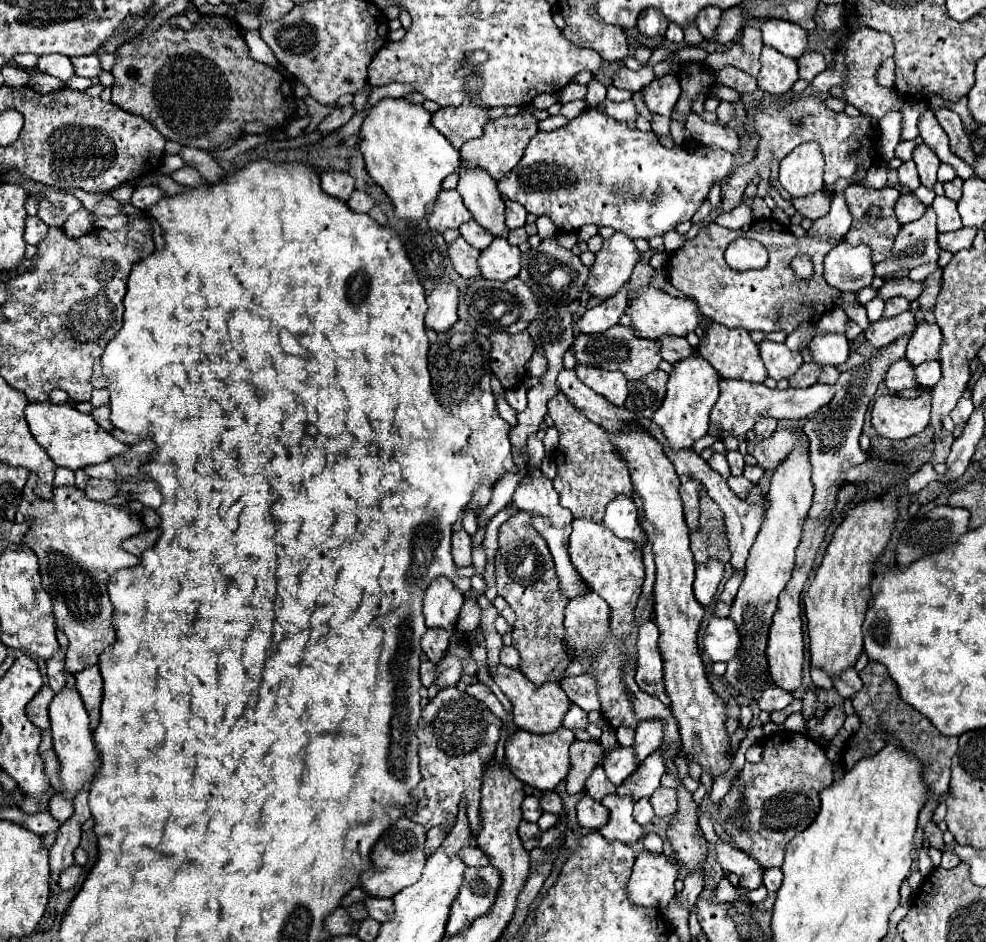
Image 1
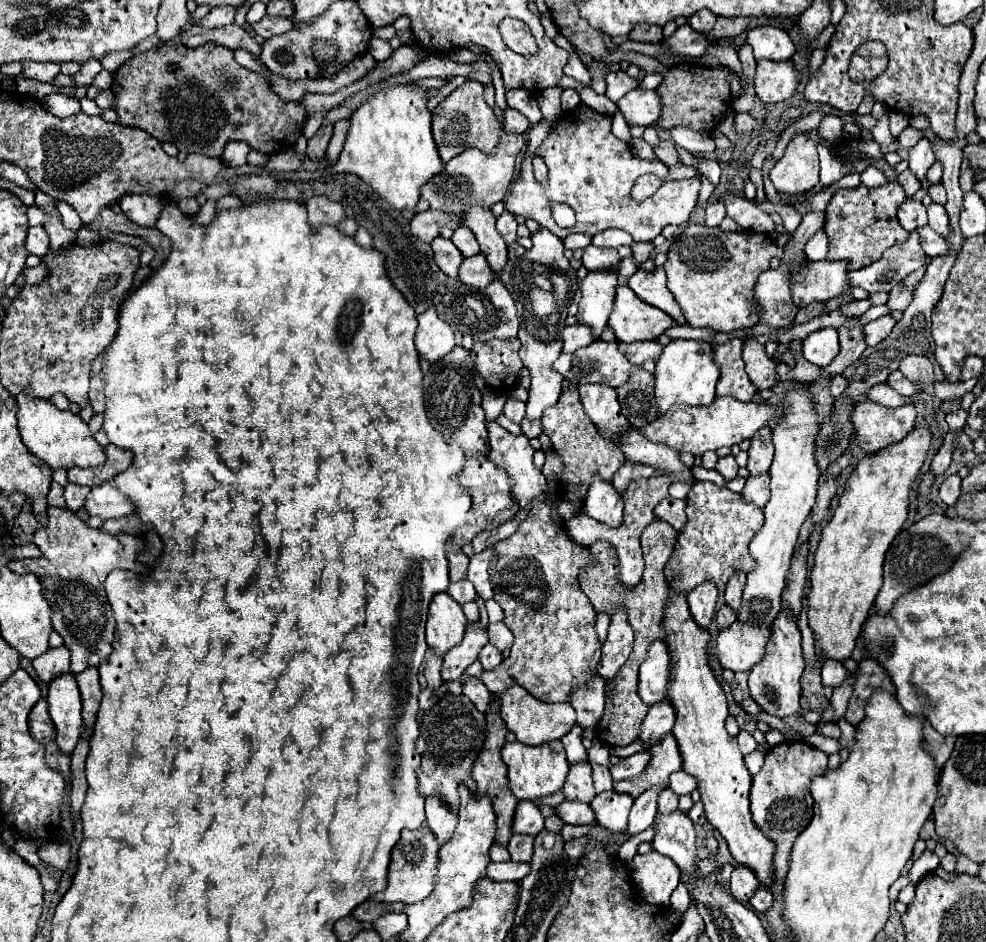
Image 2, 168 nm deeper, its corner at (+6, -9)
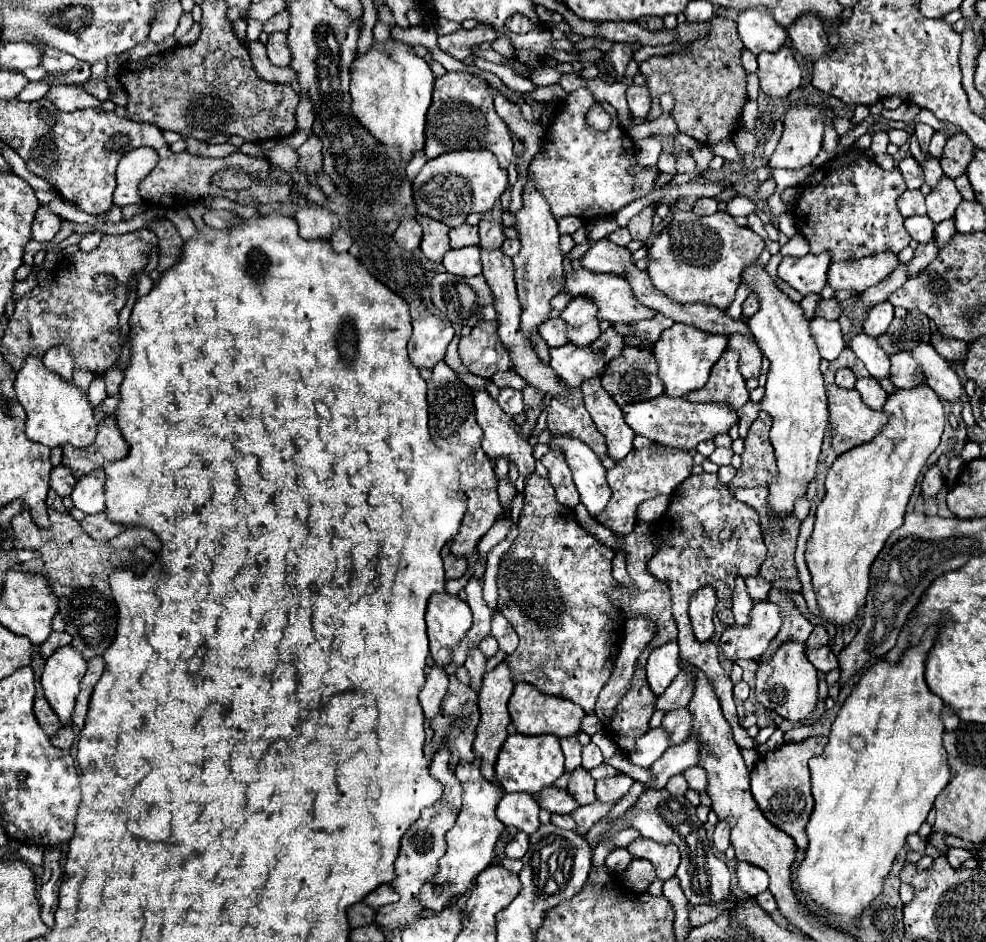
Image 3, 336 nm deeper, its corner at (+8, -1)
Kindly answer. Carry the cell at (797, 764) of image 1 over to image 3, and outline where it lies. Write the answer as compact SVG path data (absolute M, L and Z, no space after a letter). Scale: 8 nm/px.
M813 736L803 742L785 742L777 750L767 752L761 756L751 770L751 794L761 808L763 816L789 834L795 840L797 846L797 858L795 858L795 868L803 860L803 852L807 848L807 836L805 836L805 826L809 822L809 816L813 812L813 796L811 796L811 782L809 782L809 768L807 760L813 756L823 754L827 746L827 736Z

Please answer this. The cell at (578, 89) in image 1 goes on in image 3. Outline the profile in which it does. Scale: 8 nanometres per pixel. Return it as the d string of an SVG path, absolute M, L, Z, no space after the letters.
M563 74L561 80L559 80L559 84L561 84L561 88L563 88L567 94L573 92L573 90L577 90L577 88L581 88L581 86L585 86L583 80L581 80L577 74Z

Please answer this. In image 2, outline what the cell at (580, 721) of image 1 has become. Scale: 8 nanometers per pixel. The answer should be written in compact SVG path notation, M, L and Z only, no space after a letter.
M573 726L573 730L561 738L561 742L565 746L565 752L567 752L567 762L569 764L579 764L579 762L587 760L587 750L581 744L581 734L583 734L583 728Z

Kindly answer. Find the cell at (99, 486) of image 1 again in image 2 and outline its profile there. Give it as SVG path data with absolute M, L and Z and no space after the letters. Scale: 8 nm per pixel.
M67 484L67 486L65 486L65 494L63 494L63 496L65 496L65 502L67 502L67 508L69 508L71 512L81 510L83 504L85 504L85 498L87 498L87 494L89 494L89 490L91 490L89 486Z

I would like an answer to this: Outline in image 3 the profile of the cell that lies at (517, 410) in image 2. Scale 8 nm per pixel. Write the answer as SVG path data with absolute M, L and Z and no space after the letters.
M503 388L499 394L499 406L509 416L517 416L523 412L523 394L513 388Z

